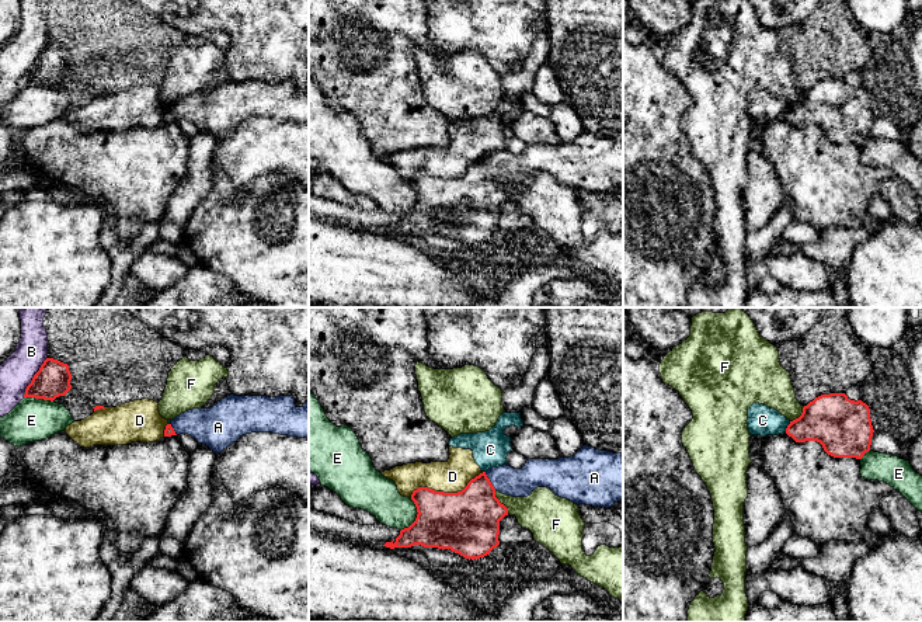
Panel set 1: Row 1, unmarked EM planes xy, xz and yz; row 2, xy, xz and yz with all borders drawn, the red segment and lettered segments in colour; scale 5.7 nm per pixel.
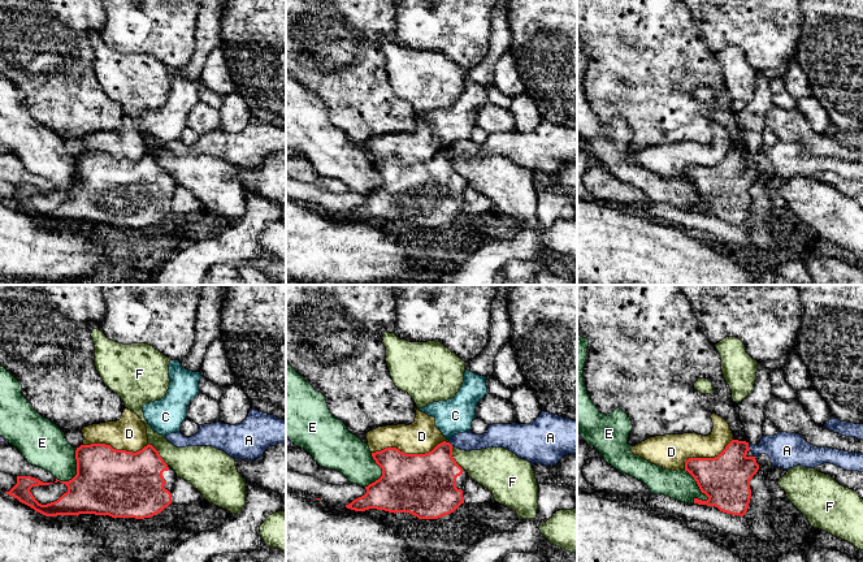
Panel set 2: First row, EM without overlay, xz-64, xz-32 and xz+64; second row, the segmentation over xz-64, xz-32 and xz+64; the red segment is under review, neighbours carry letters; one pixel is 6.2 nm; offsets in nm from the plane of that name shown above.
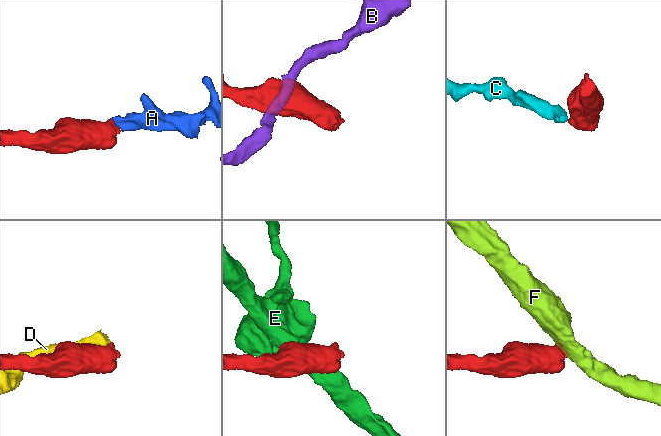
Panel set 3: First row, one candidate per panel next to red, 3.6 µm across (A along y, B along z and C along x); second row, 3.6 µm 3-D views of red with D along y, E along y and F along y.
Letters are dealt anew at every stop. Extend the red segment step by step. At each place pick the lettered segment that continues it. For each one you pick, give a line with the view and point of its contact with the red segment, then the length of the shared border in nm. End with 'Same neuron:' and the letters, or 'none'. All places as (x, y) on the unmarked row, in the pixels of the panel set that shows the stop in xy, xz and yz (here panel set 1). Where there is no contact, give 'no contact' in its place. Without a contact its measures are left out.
A: meets red in xz at (489, 166); contact 120 nm long
Same neuron: A

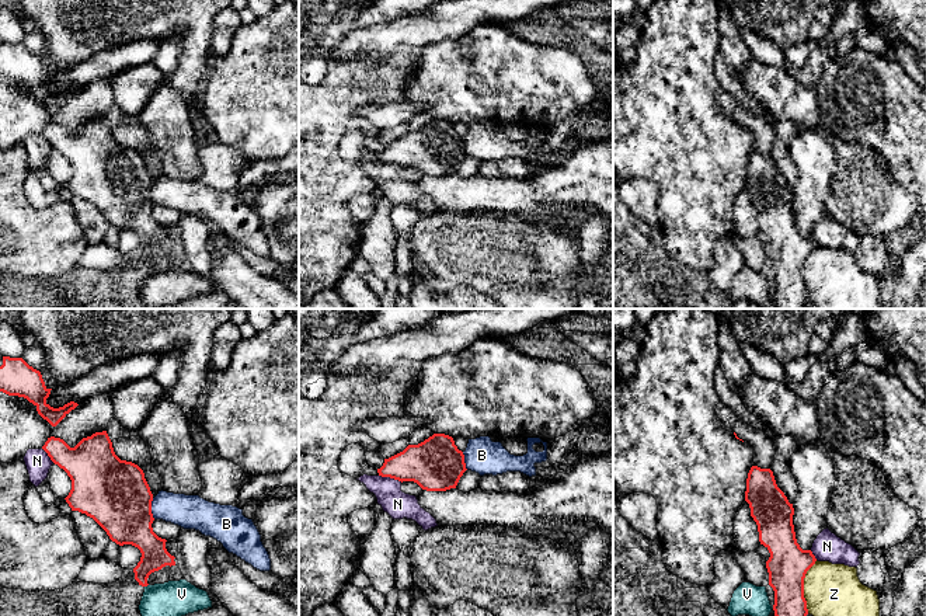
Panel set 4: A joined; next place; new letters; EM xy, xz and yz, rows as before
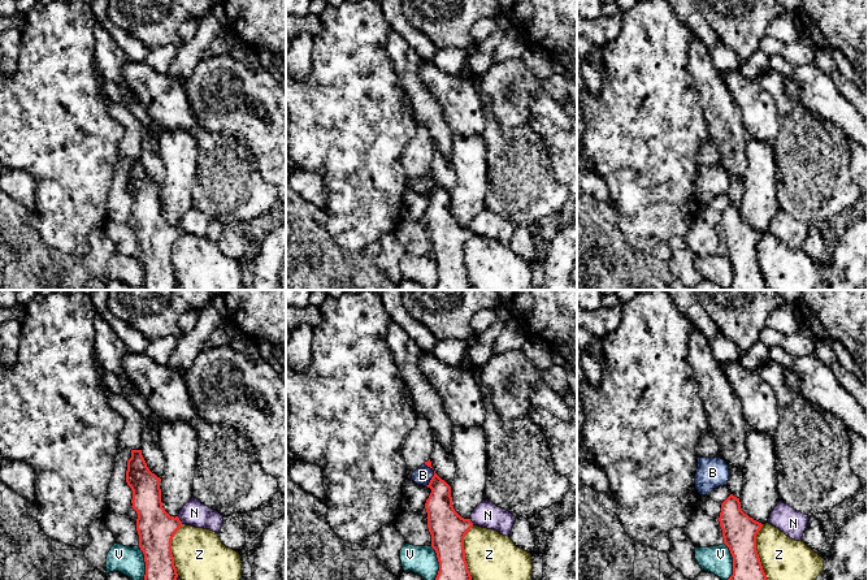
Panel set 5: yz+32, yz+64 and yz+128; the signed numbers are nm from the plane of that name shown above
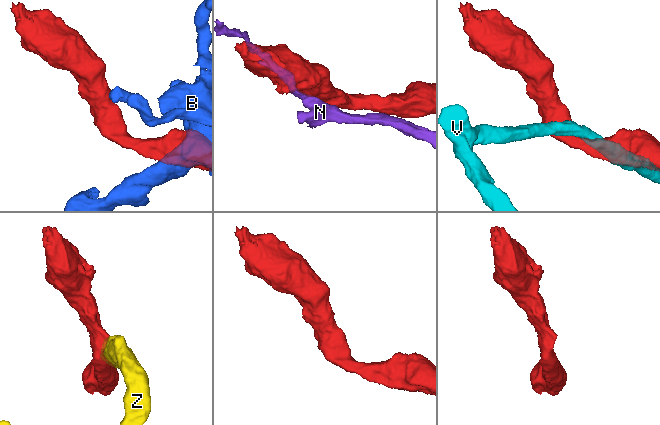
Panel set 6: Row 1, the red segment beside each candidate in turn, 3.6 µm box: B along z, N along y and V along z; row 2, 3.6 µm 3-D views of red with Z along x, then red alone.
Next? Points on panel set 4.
Same neuron: none

